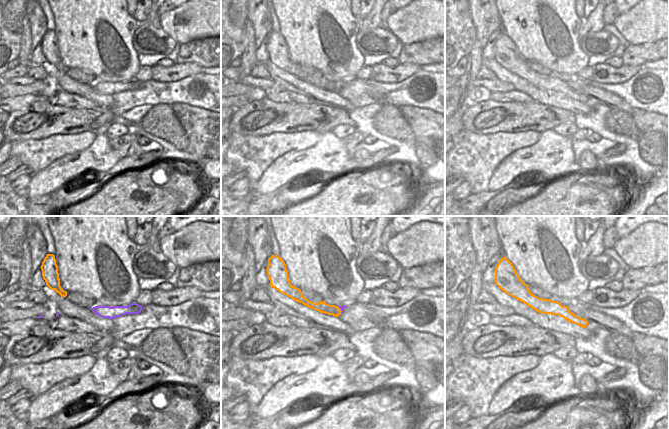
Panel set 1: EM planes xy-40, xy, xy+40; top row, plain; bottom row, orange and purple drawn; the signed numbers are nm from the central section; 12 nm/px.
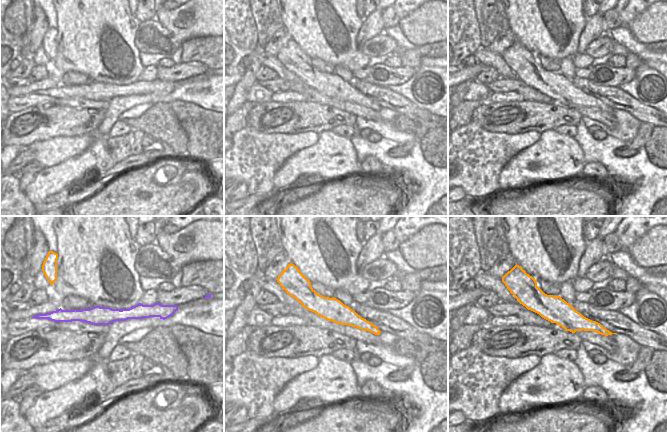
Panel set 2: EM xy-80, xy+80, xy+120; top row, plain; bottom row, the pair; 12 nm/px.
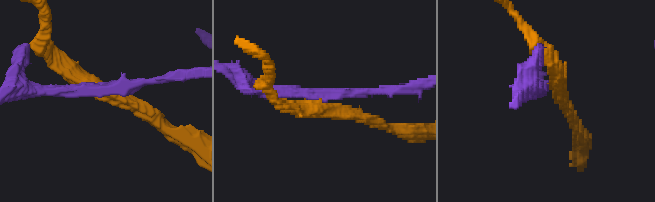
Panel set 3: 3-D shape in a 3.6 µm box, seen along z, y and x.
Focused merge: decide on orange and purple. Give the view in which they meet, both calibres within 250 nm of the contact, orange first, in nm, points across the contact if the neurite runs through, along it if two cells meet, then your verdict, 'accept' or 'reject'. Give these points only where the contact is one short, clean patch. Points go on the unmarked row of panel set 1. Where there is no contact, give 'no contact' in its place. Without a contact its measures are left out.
meets orange in xy; 140 nm thick on the orange side, 50 nm on the other; border along xy (337, 82), (341, 88); reject

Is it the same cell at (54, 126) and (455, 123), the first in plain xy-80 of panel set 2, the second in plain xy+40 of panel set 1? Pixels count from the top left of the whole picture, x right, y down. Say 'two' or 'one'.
two

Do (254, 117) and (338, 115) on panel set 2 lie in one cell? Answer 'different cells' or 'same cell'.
same cell

